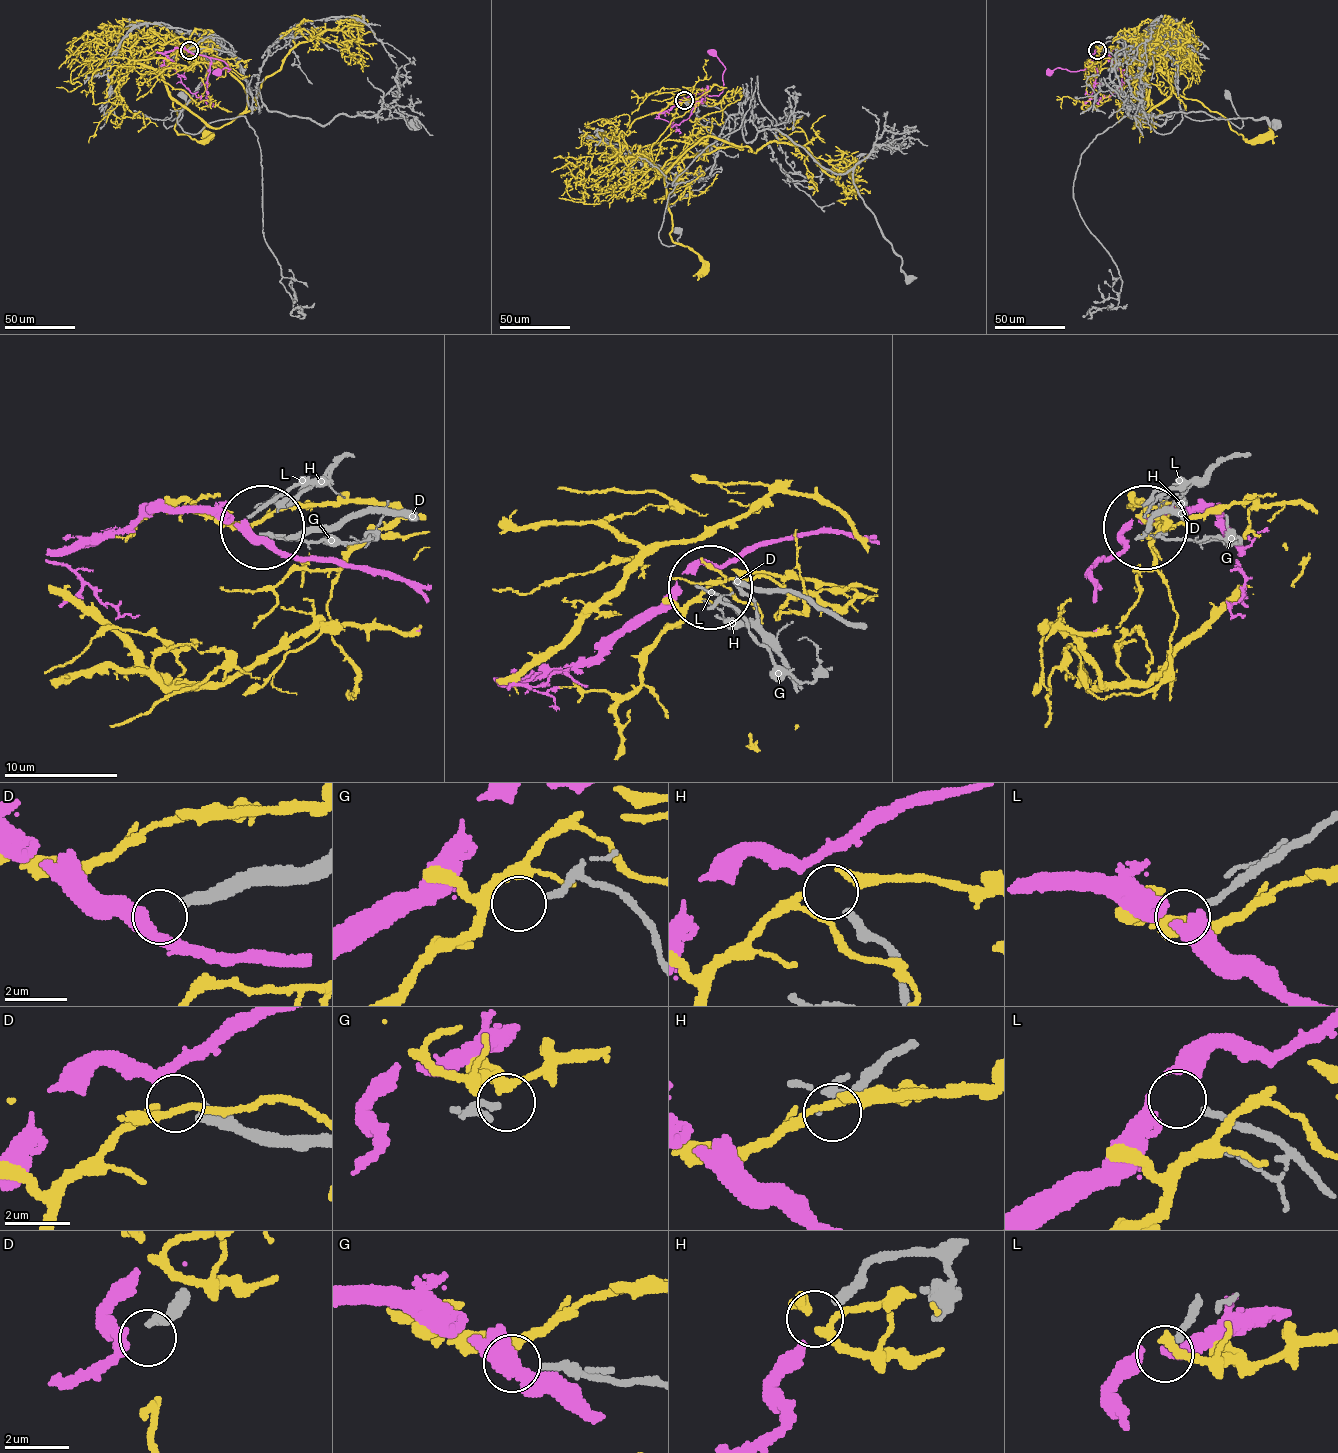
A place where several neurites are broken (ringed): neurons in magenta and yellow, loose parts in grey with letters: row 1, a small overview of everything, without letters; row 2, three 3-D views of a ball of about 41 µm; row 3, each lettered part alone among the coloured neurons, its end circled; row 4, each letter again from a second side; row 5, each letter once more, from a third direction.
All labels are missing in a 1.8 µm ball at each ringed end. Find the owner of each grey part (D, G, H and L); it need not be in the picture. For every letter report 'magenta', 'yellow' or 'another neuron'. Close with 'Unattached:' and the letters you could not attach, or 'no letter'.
D: magenta
G: another neuron
H: another neuron
L: another neuron
Unattached: G, H, L

